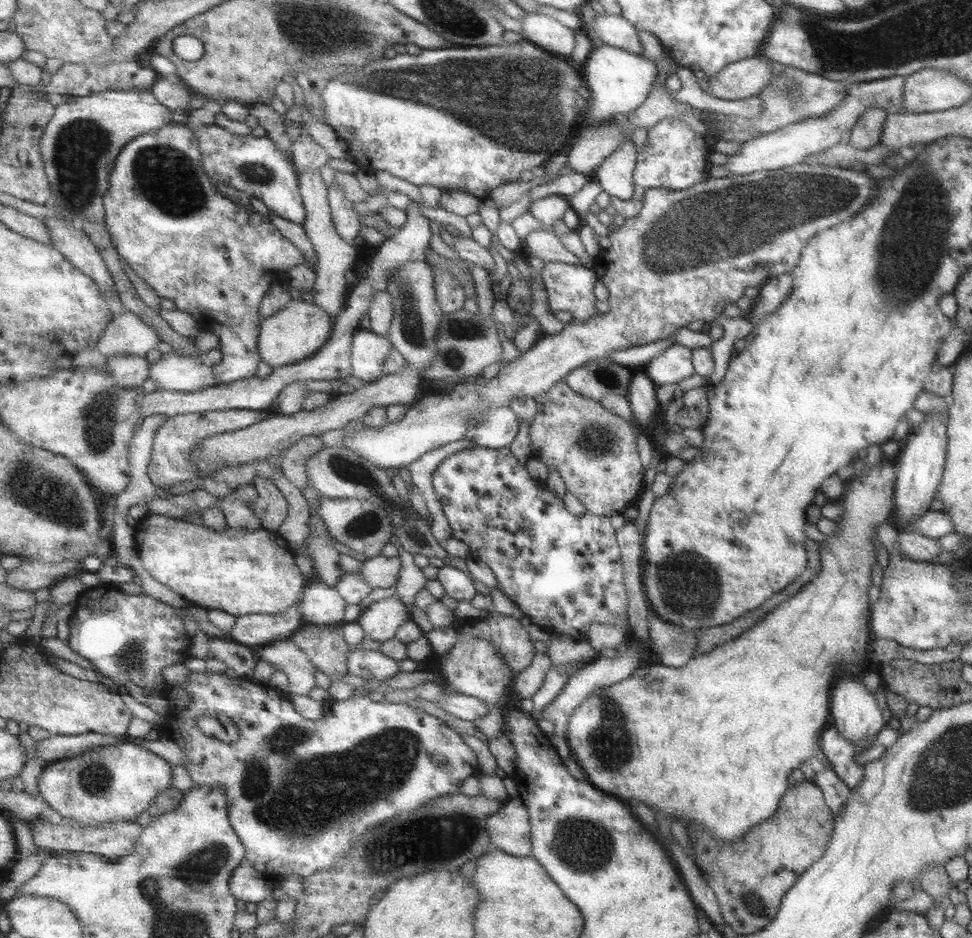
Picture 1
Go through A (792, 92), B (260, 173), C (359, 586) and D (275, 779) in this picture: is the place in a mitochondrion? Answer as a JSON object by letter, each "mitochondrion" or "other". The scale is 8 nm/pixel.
{"A":"mitochondrion","B":"mitochondrion","C":"other","D":"mitochondrion"}

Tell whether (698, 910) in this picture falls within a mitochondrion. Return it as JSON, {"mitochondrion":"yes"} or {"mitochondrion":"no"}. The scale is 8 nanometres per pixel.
{"mitochondrion":"no"}

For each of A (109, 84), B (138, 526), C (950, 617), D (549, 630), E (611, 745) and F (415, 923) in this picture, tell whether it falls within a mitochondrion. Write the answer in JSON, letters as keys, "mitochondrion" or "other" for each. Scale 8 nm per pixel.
{"A":"other","B":"other","C":"other","D":"other","E":"mitochondrion","F":"other"}

